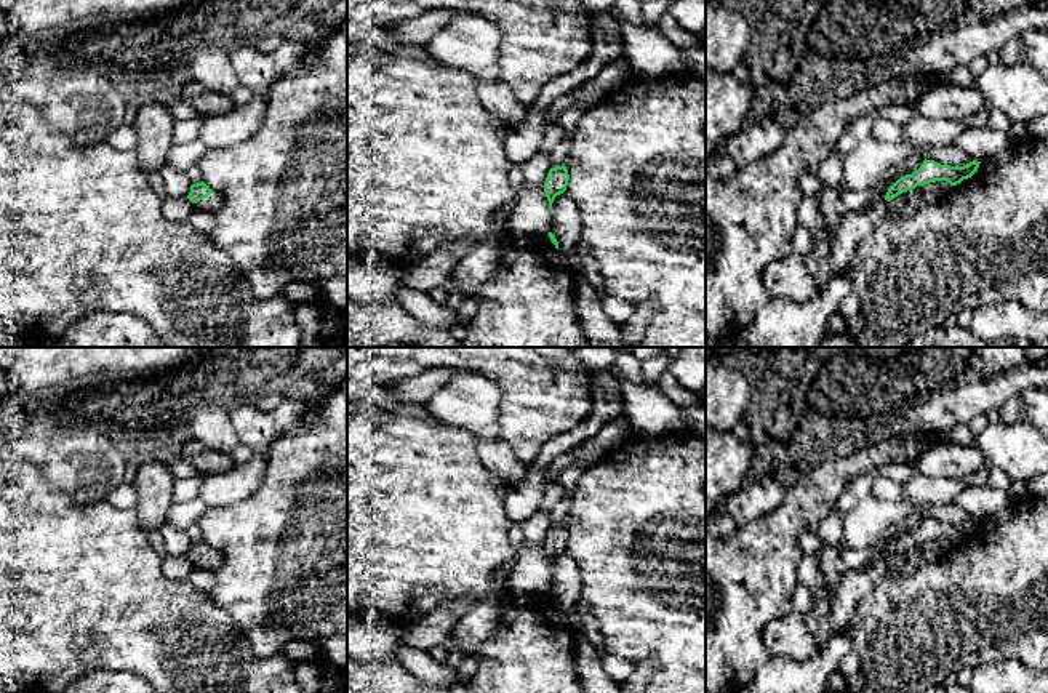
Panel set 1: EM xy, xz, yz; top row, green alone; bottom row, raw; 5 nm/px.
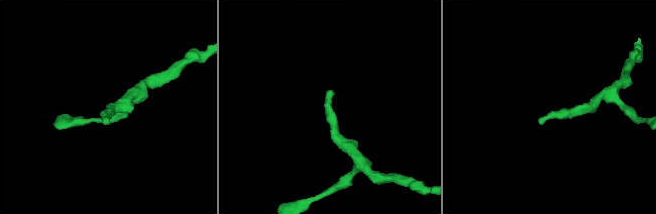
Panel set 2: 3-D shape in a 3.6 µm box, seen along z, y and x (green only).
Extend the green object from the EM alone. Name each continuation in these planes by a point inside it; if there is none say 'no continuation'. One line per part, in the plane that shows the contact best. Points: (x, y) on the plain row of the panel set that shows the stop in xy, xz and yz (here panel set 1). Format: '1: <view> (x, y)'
1: xy (213, 560)

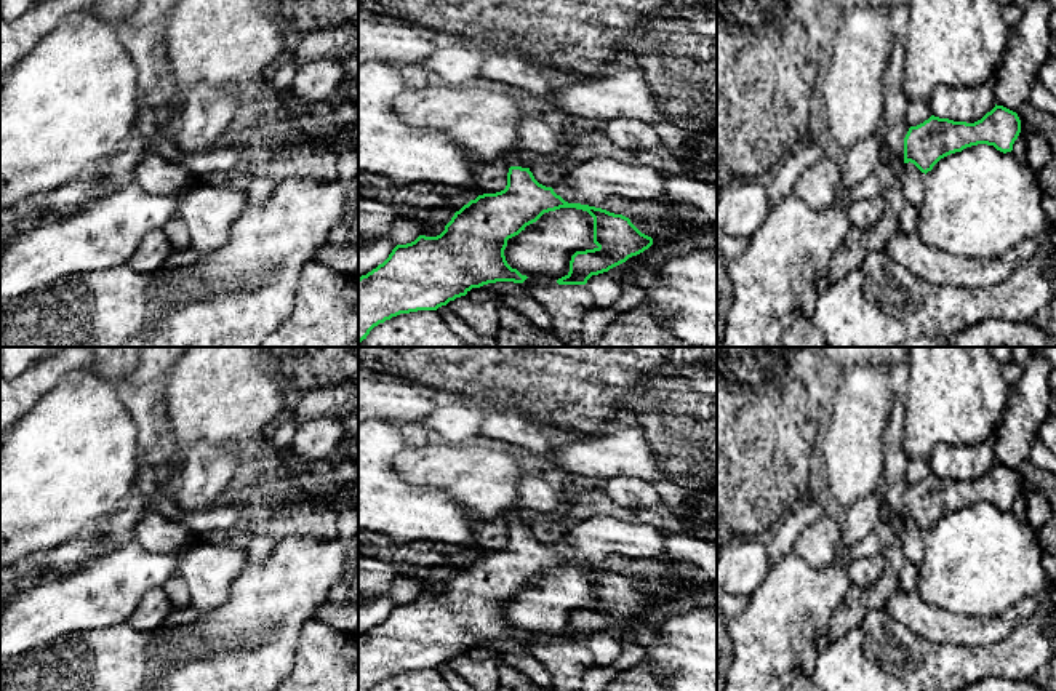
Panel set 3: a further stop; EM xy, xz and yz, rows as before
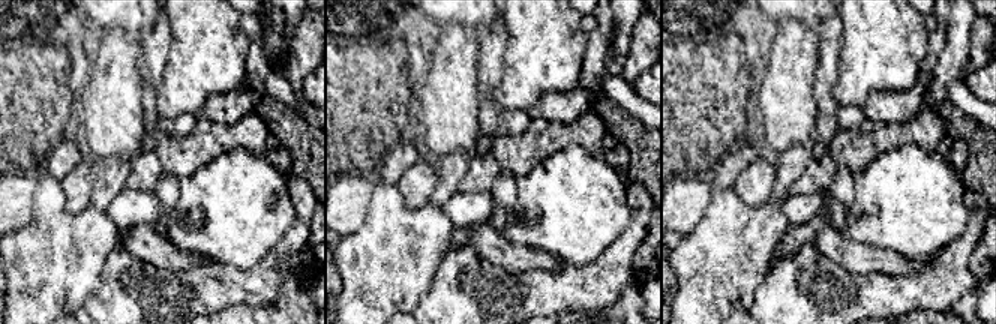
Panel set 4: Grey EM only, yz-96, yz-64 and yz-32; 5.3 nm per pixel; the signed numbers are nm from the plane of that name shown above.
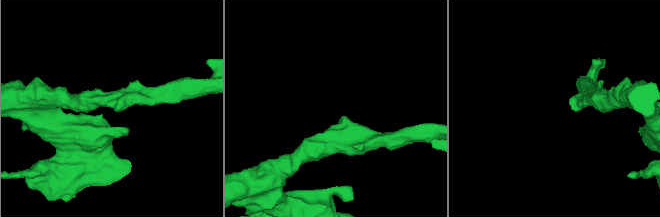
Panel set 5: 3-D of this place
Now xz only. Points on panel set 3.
1: xz (511, 517)

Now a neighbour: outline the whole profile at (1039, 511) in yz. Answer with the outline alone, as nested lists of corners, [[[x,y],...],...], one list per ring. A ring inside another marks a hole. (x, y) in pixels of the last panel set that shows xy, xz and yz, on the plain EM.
[[[1040,493],[1027,494],[1027,512],[1026,521],[1038,531],[1043,523],[1050,518],[1051,509],[1048,499]]]

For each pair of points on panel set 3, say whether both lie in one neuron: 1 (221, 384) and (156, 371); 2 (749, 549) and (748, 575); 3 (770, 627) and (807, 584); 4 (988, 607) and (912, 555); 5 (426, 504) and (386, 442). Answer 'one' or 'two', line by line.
1: two
2: one
3: one
4: two
5: one

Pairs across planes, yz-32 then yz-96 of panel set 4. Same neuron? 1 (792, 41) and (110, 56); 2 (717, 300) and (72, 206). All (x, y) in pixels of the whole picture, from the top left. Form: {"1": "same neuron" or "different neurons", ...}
{"1": "same neuron", "2": "different neurons"}

